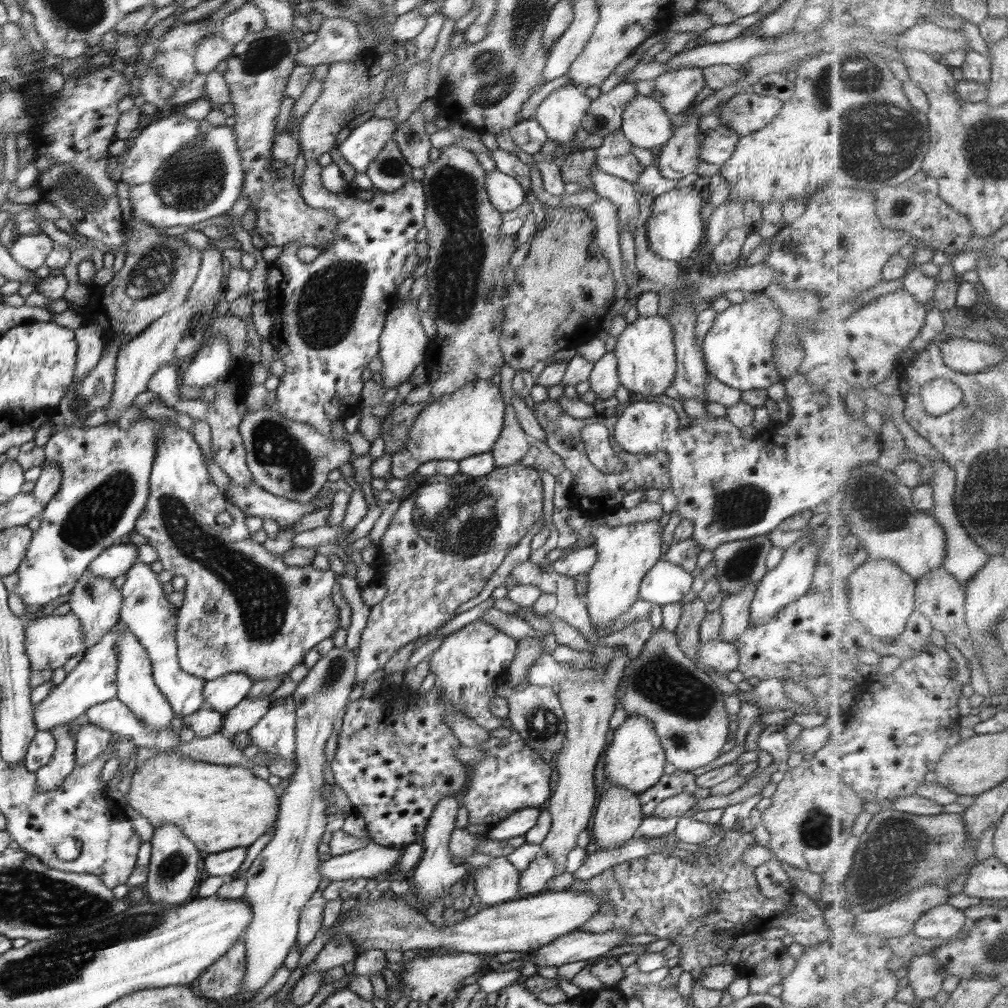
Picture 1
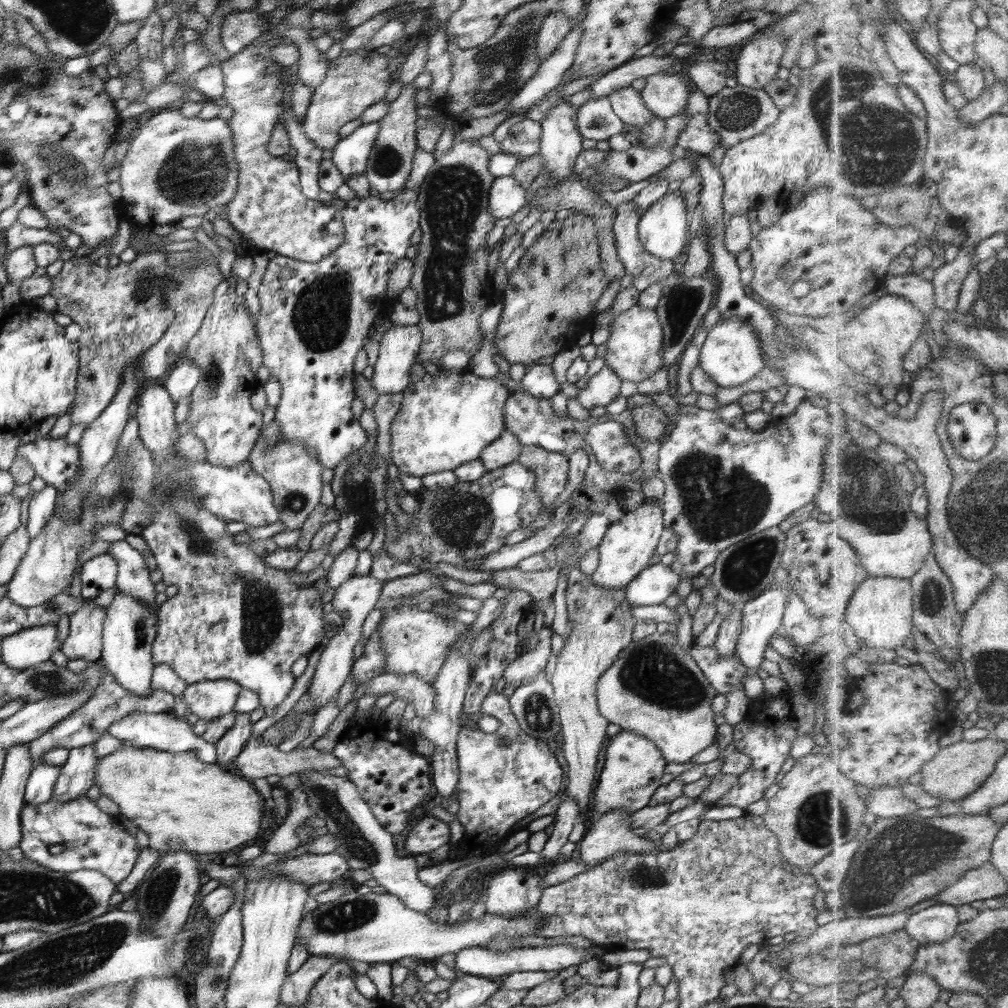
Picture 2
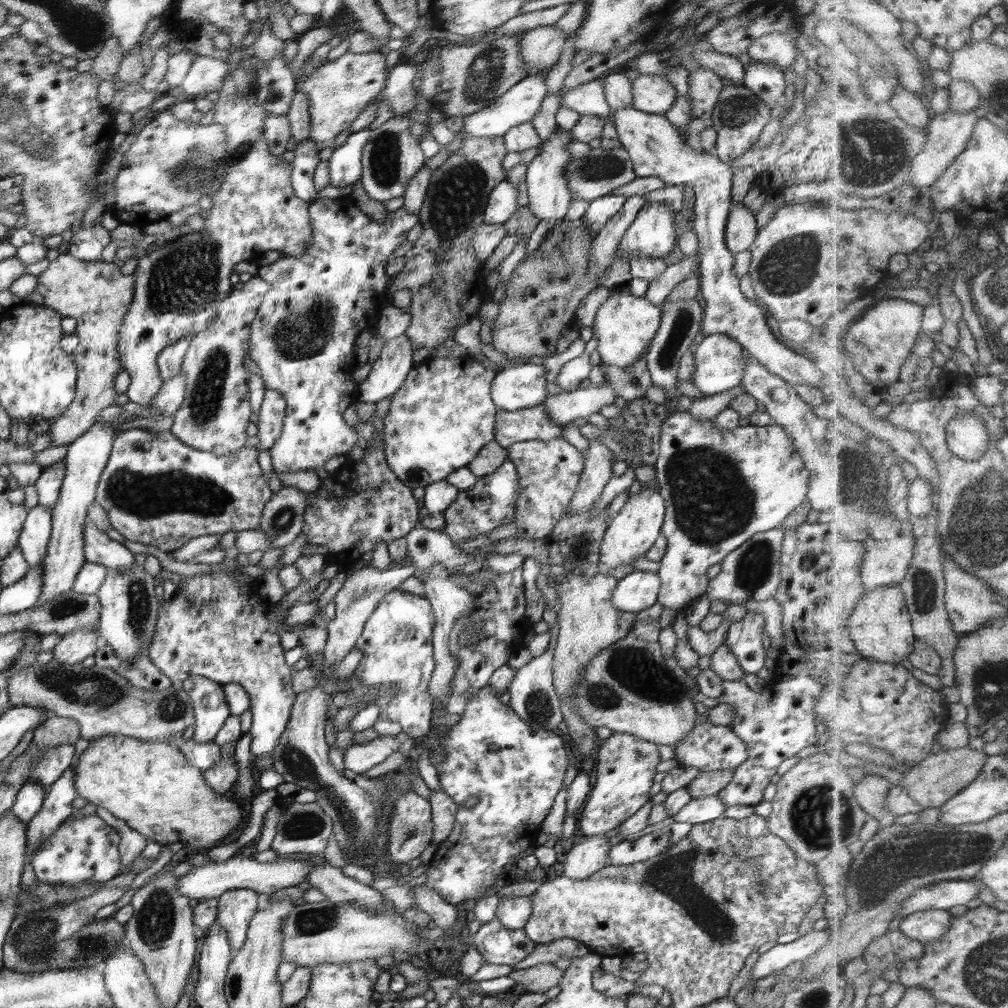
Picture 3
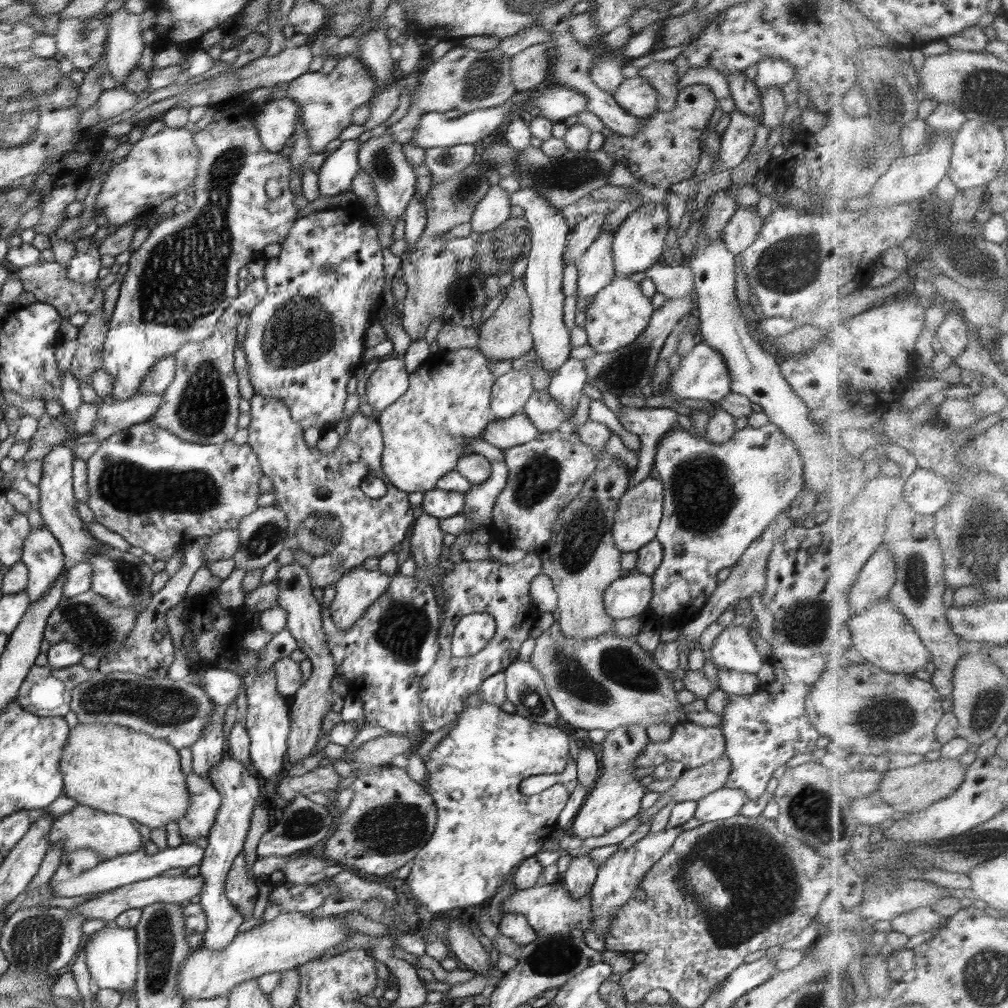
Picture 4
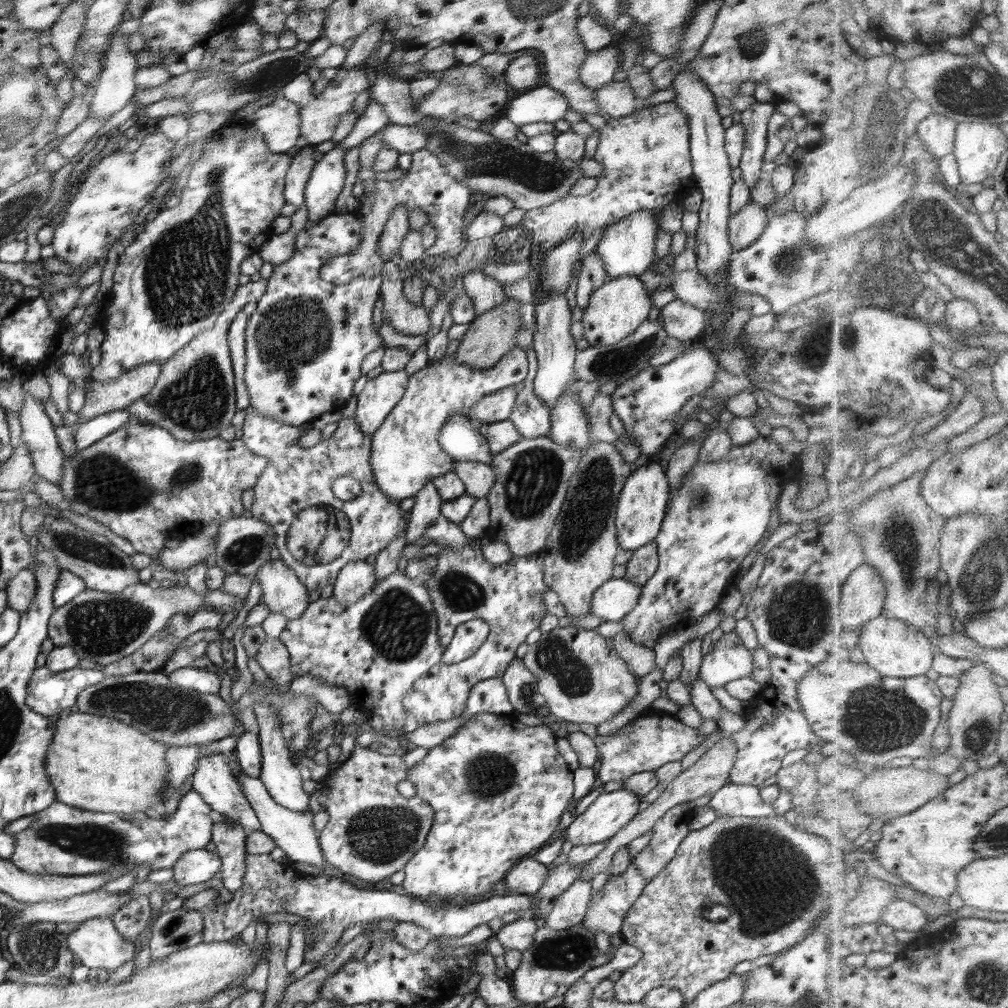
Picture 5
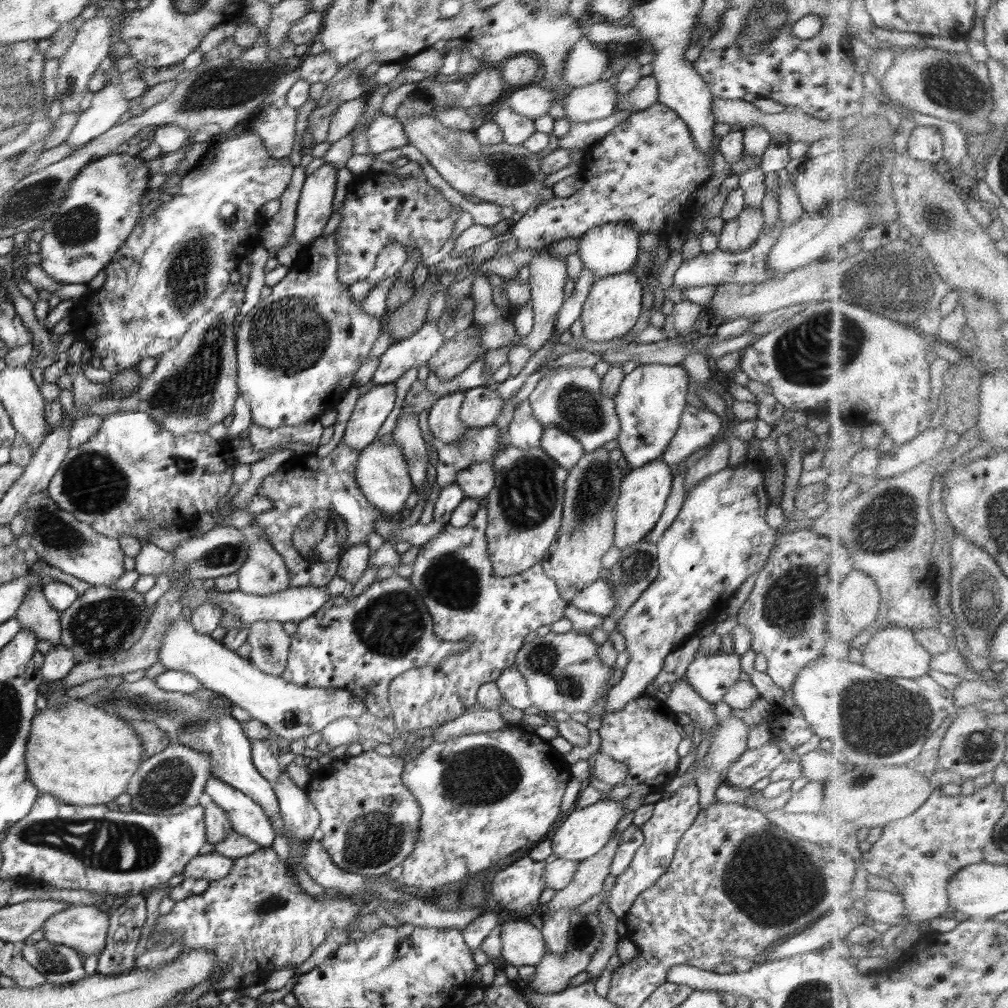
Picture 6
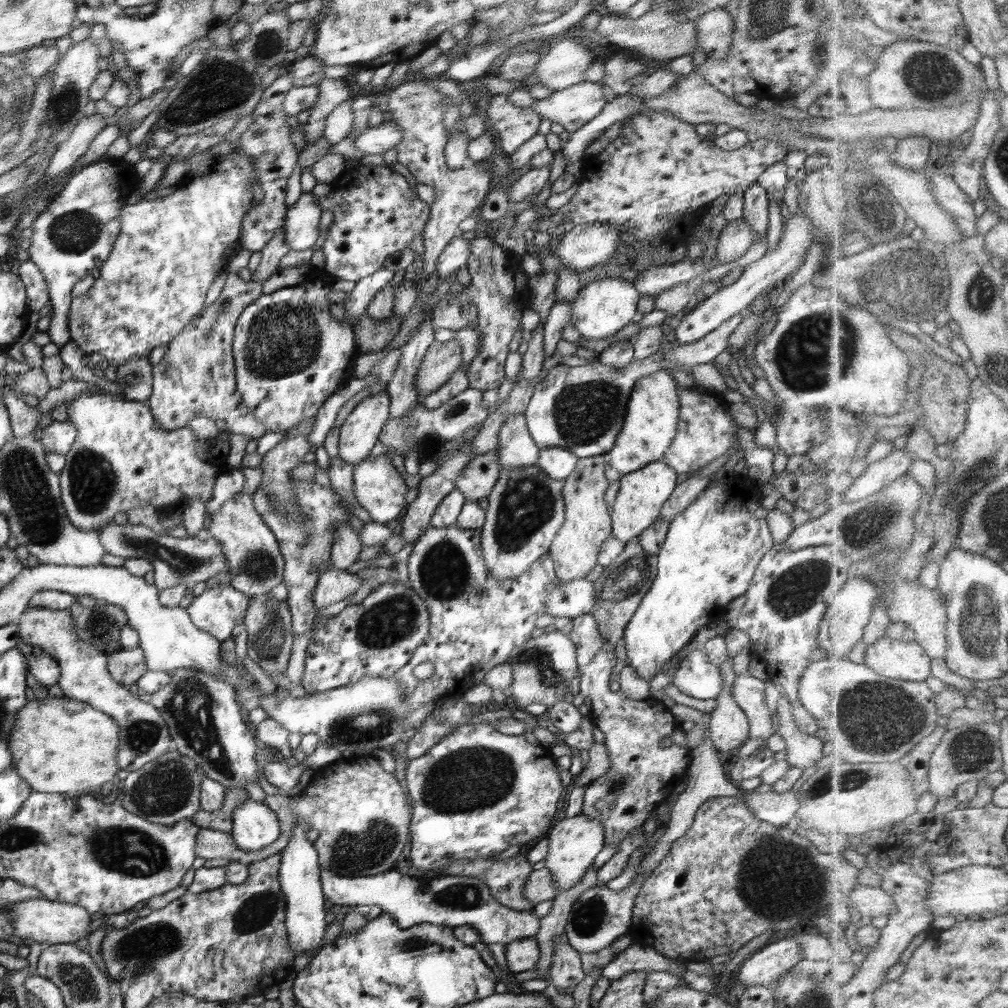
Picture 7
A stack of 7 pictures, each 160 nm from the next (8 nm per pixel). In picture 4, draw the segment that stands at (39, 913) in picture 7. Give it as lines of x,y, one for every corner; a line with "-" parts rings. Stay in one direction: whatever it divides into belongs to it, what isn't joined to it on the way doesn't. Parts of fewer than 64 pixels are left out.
112,922
86,938
81,951
85,951
86,965
92,975
91,981
100,989
112,989
124,995
128,989
136,988
139,949
134,929
120,928

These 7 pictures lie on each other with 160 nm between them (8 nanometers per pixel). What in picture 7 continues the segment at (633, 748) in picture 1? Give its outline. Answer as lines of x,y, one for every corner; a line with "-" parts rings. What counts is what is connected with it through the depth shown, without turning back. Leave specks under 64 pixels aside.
579,814
572,818
564,818
554,822
546,834
549,840
548,854
545,856
546,865
552,871
553,880
556,881
559,892
571,889
578,884
588,868
594,862
594,858
605,846
605,830
600,820
591,819
585,814

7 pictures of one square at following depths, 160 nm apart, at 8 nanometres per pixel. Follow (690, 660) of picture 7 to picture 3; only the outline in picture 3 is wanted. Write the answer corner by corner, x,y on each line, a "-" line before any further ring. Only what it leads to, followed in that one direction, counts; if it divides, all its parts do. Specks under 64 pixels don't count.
747,612
737,623
727,630
725,642
730,652
736,656
739,665
746,673
756,674
764,668
766,650
762,644
765,631
765,618
758,612

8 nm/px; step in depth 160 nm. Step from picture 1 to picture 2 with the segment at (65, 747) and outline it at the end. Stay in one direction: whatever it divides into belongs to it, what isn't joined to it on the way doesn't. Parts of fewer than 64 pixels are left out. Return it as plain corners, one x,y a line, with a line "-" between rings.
44,763
35,766
25,786
25,802
35,805
50,801
61,768
62,765
52,766

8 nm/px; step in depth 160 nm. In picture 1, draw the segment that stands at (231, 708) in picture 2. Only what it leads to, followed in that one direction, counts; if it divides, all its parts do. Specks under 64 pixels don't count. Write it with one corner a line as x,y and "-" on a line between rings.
231,672
206,681
203,688
204,708
224,714
249,696
252,685
253,680
243,672

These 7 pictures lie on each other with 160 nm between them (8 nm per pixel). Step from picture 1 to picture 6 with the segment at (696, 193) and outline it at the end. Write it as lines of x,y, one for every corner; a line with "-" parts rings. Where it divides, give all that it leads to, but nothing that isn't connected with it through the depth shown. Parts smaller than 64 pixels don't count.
608,223
591,228
584,233
579,242
578,254
583,268
593,272
596,279
631,272
640,254
638,238
640,233
628,223

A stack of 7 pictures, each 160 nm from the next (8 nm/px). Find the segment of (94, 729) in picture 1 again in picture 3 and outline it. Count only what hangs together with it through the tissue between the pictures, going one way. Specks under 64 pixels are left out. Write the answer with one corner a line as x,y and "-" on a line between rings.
70,765
63,775
45,791
43,805
27,823
27,858
29,863
33,852
68,818
76,809
72,802
79,796
75,787
75,766

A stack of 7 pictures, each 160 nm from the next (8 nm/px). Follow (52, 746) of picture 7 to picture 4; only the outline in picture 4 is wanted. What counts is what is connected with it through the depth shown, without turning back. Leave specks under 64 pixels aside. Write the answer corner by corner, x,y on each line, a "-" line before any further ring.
79,724
68,734
59,764
63,776
63,794
78,804
129,818
146,832
165,828
168,822
178,822
191,805
187,789
187,774
180,767
179,750
166,742
116,724

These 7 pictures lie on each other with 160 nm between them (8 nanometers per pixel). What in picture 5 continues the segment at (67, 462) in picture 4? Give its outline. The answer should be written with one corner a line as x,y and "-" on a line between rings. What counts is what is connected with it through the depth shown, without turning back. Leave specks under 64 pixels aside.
24,395
25,403
18,412
18,420
22,426
21,442
30,449
33,468
36,475
58,485
64,471
63,453
56,439
54,424
44,406
32,395

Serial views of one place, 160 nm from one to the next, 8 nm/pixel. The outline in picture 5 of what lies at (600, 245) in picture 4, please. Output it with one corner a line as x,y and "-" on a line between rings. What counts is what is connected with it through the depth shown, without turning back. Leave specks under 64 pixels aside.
596,253
589,254
582,262
580,276
577,278
576,302
580,308
588,306
592,293
606,284
608,276
604,271
604,262

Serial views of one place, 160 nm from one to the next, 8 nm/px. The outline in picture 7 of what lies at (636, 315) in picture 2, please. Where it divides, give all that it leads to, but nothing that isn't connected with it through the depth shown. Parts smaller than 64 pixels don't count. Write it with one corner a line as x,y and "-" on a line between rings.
605,277
592,282
580,289
578,296
573,300
571,324
586,339
595,341
608,338
633,322
640,297
640,291
624,279

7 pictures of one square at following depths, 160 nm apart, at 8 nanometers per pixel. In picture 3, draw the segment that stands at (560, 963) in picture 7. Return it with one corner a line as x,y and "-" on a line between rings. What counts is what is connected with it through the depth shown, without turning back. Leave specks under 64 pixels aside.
604,835
587,836
562,850
561,869
564,876
587,879
608,864
610,839

